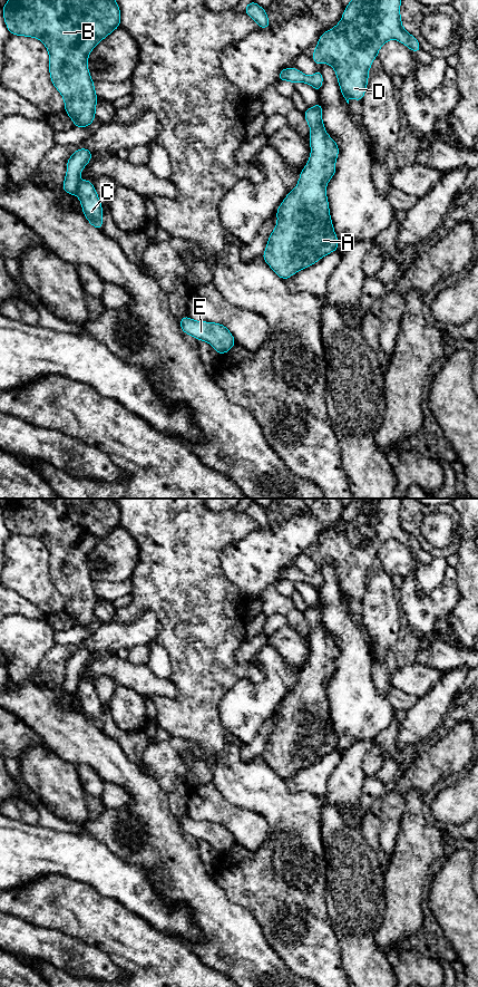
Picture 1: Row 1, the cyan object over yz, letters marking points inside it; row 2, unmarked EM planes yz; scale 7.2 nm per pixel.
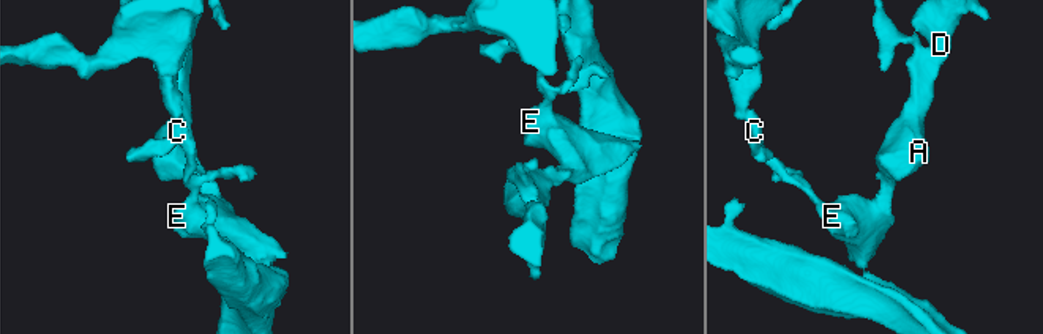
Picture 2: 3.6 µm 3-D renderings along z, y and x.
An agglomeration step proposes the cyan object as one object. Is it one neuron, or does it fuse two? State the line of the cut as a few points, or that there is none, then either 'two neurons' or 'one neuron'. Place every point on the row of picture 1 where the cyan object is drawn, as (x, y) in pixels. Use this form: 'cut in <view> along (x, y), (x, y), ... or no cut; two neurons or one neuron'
cut in yz along (80, 182), (75, 193); two neurons

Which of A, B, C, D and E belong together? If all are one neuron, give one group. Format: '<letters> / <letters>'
A C D E / B

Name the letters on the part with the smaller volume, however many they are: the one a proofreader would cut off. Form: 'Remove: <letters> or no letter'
Remove: B

